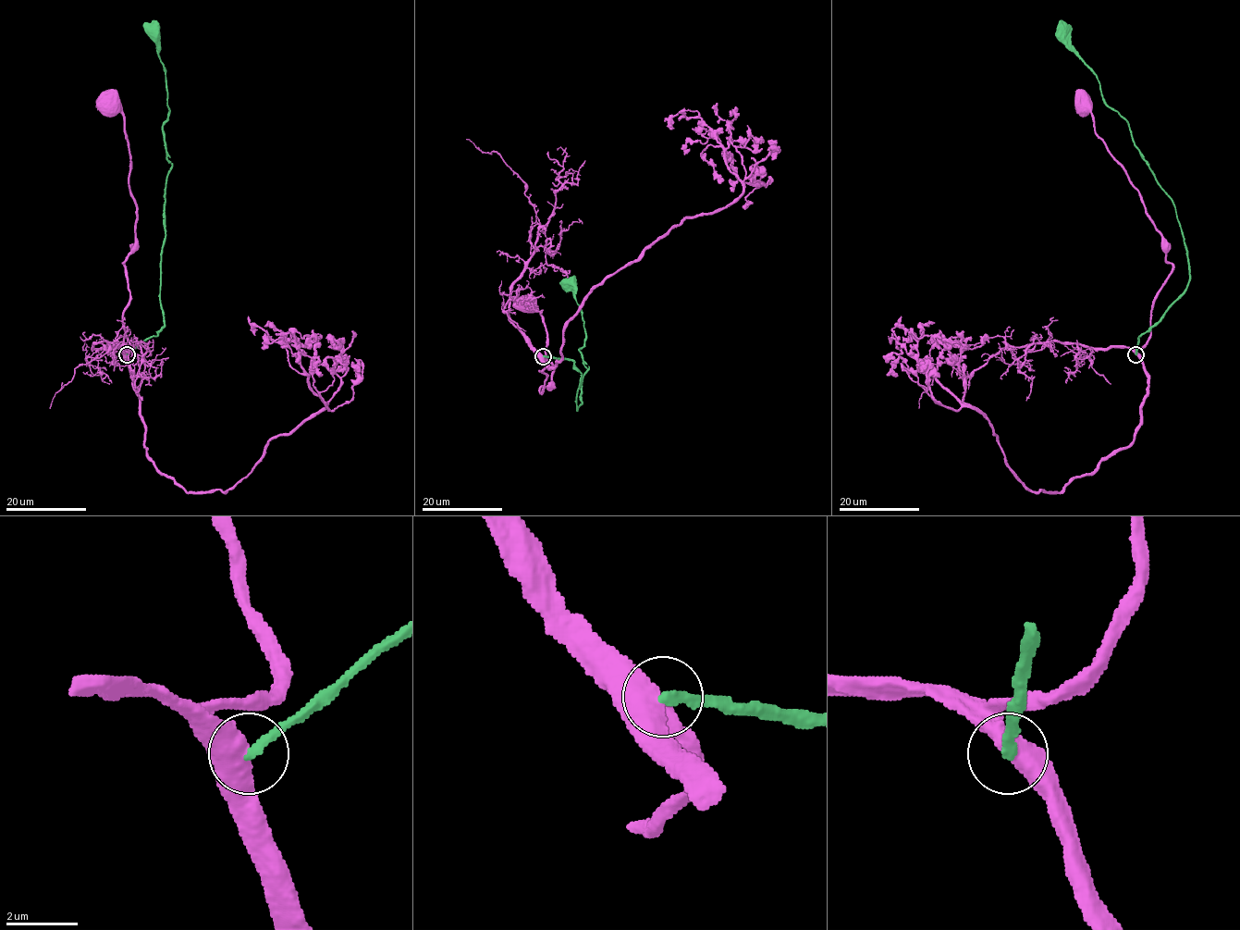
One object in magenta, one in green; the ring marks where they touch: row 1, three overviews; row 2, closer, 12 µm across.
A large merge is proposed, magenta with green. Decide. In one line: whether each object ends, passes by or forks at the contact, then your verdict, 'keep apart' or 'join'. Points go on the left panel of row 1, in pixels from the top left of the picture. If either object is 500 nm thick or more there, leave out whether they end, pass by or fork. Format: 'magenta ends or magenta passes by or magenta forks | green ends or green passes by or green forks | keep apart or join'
keep apart

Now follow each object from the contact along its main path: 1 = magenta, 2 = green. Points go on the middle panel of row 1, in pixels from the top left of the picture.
1: (543, 356), (542, 392), (553, 366), (544, 319), (529, 304)
2: (543, 356), (568, 358), (582, 374), (576, 410), (588, 369), (579, 349), (584, 344), (583, 312), (569, 283)

